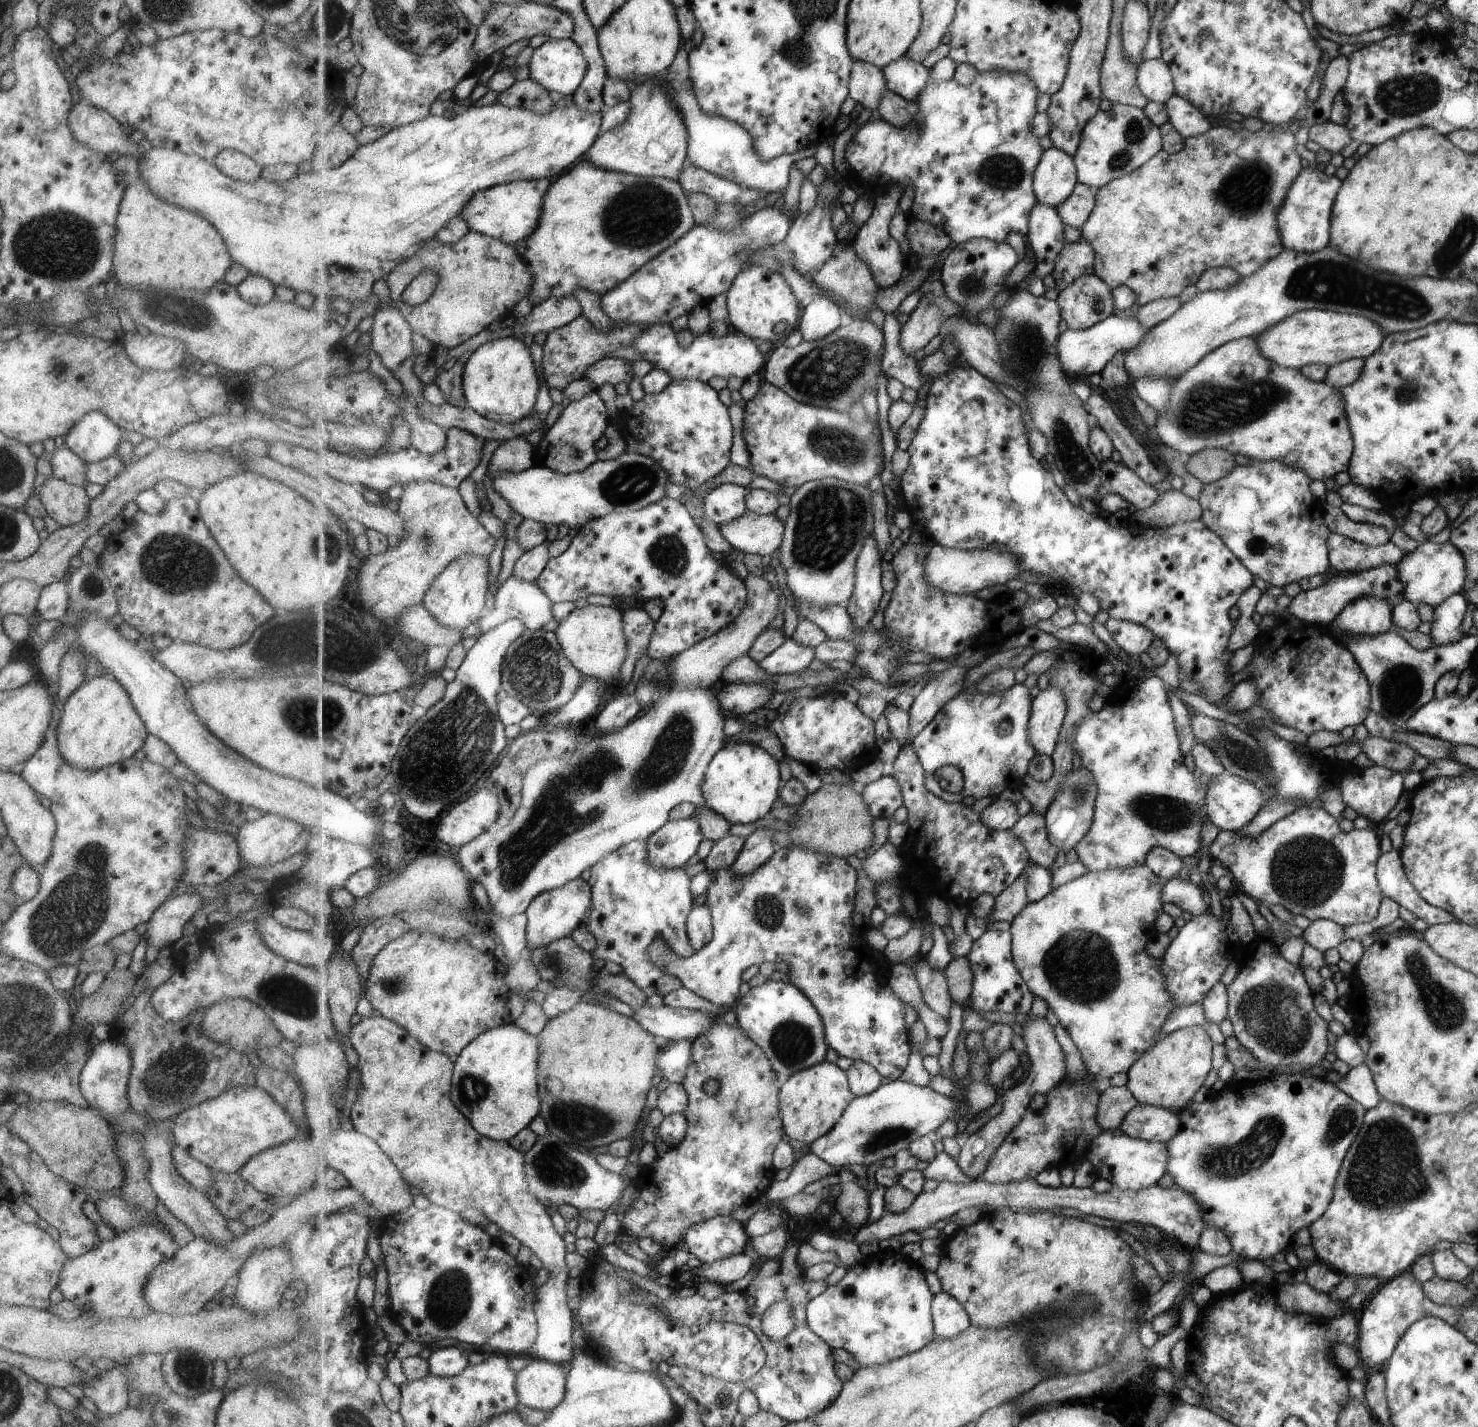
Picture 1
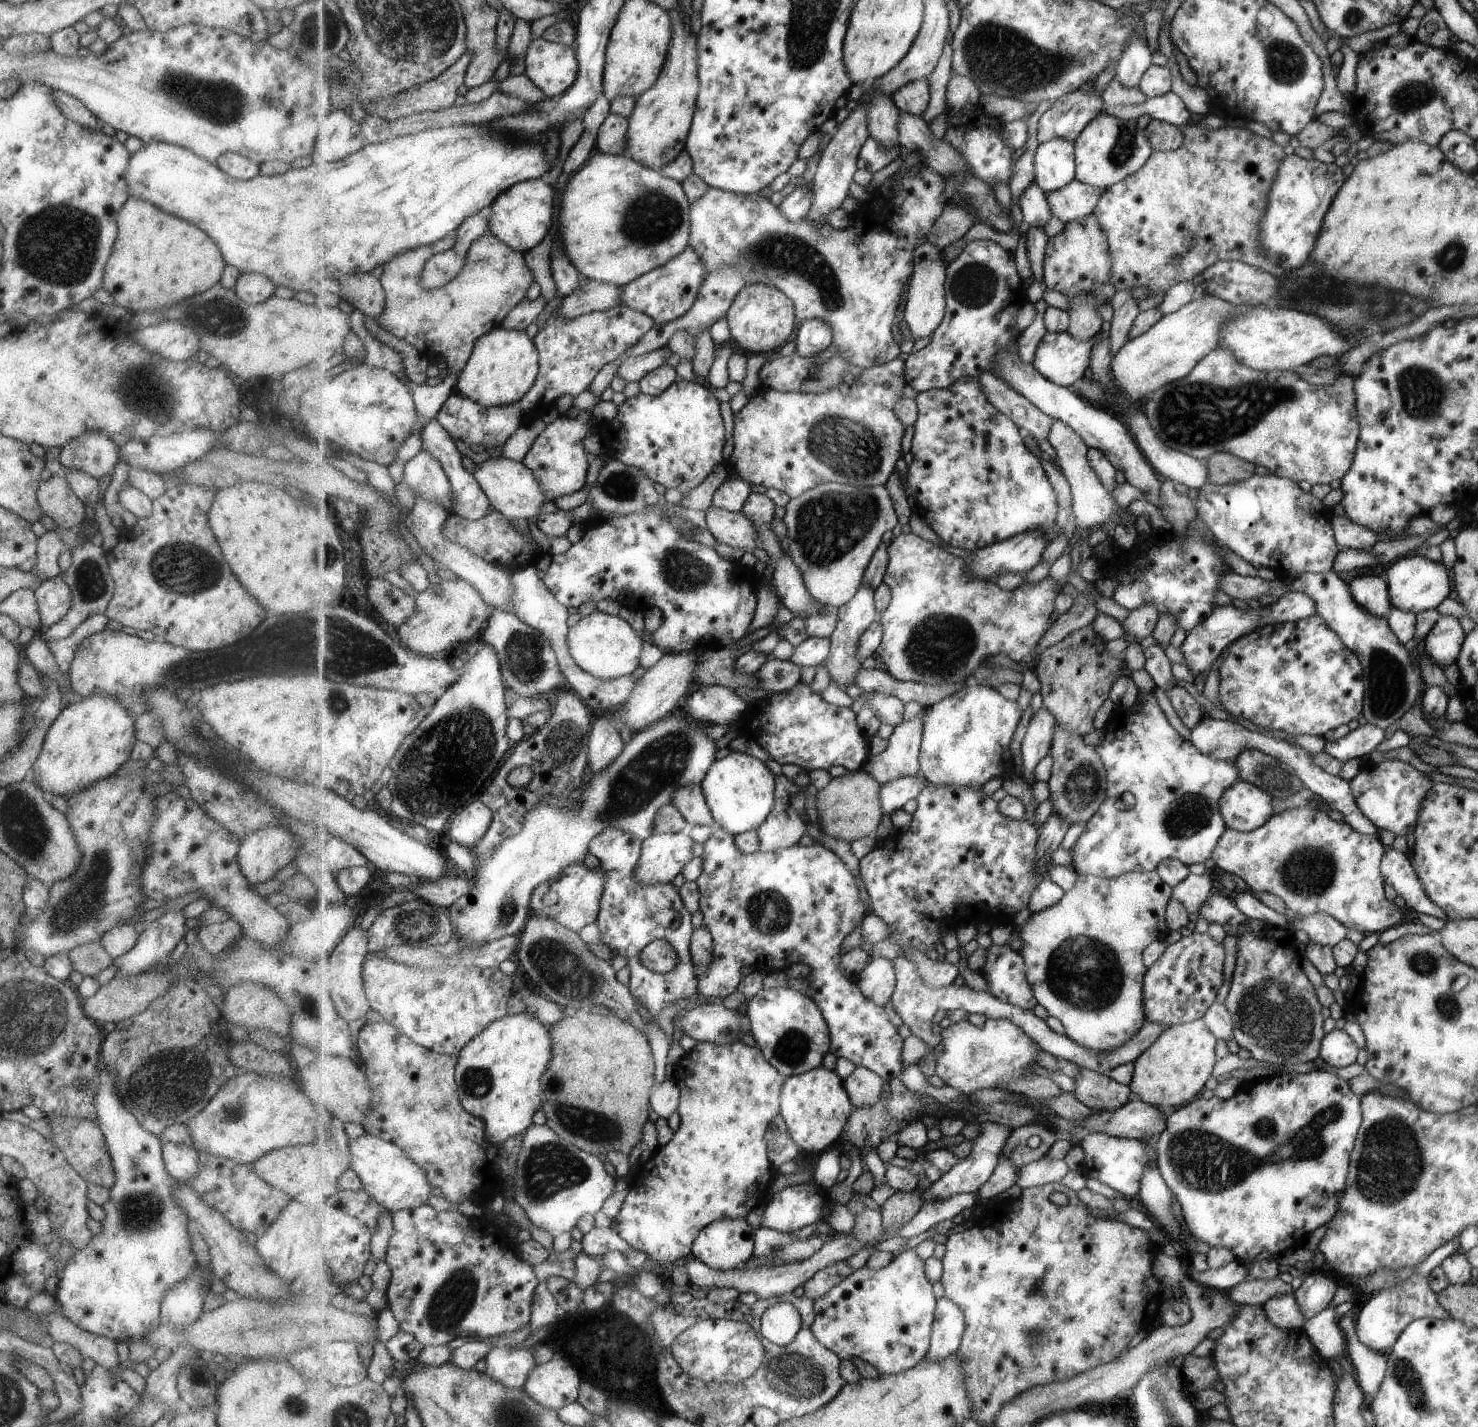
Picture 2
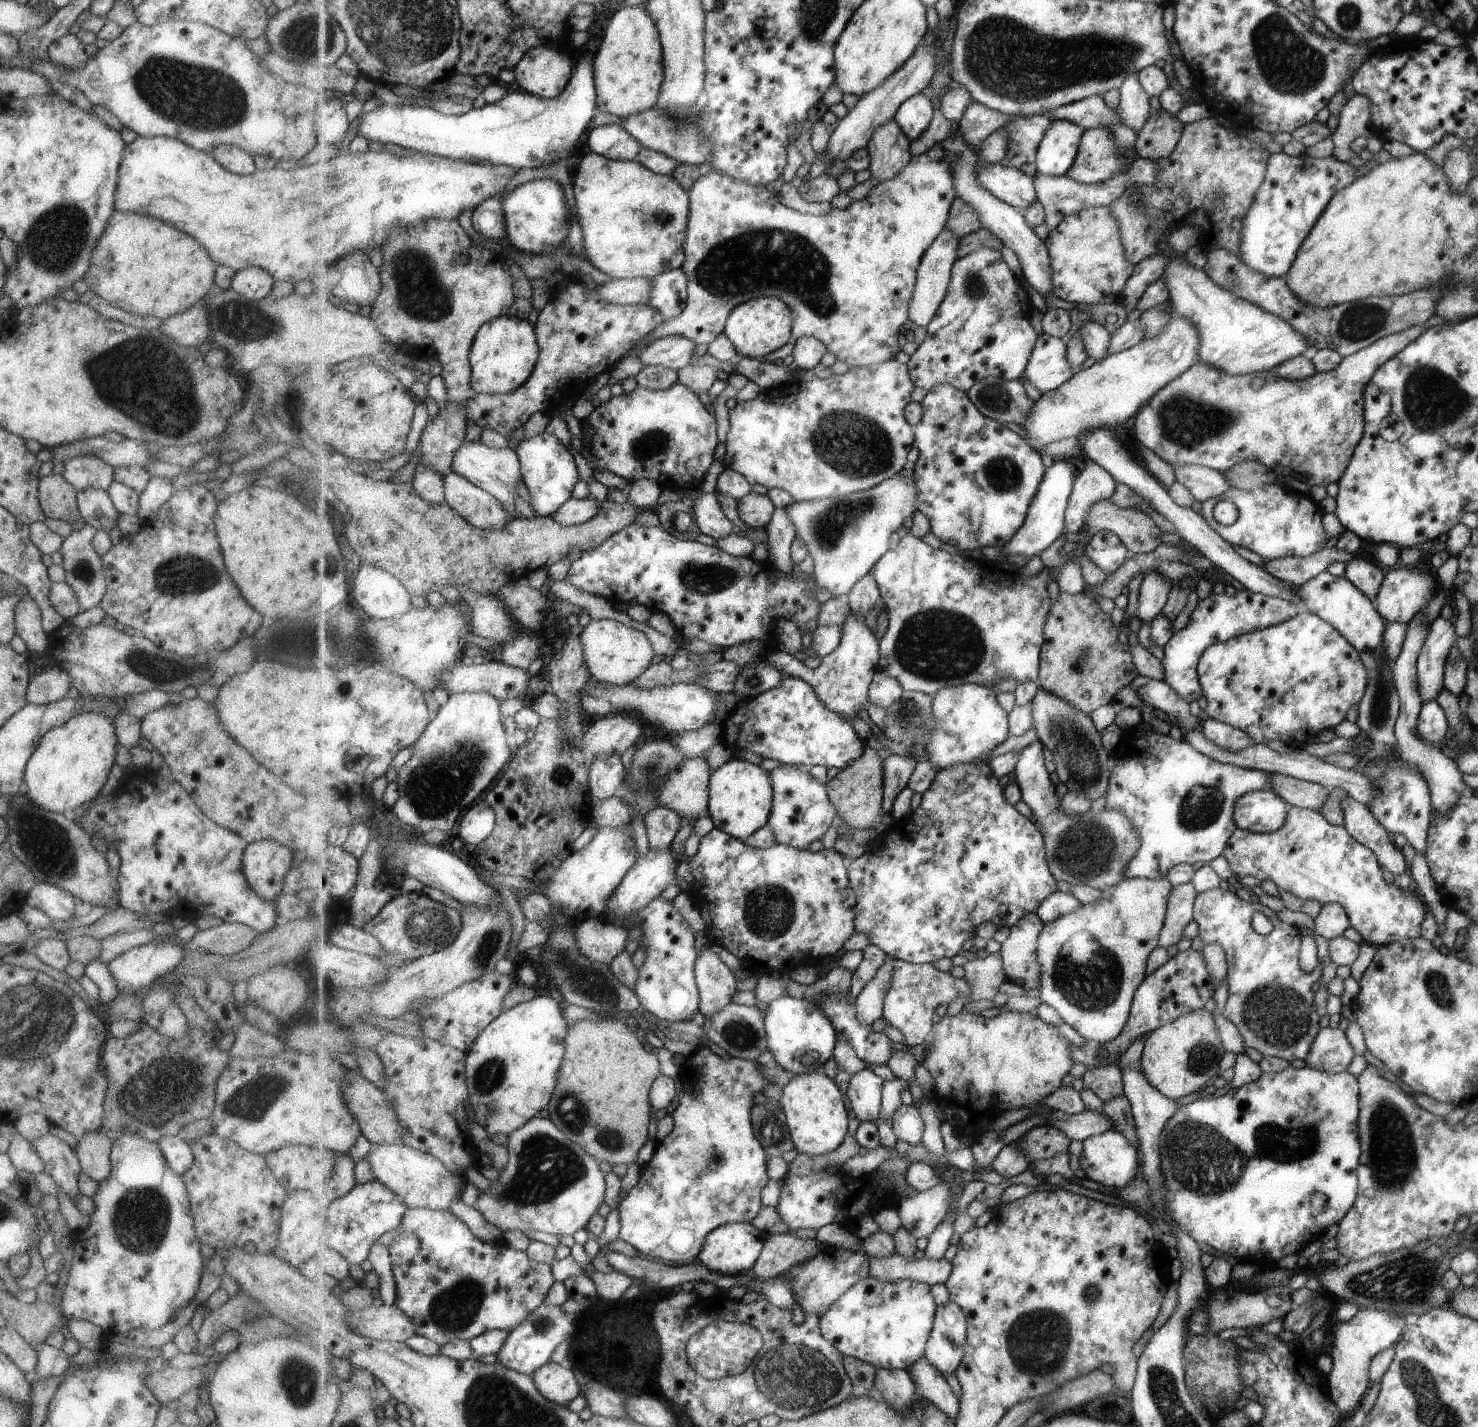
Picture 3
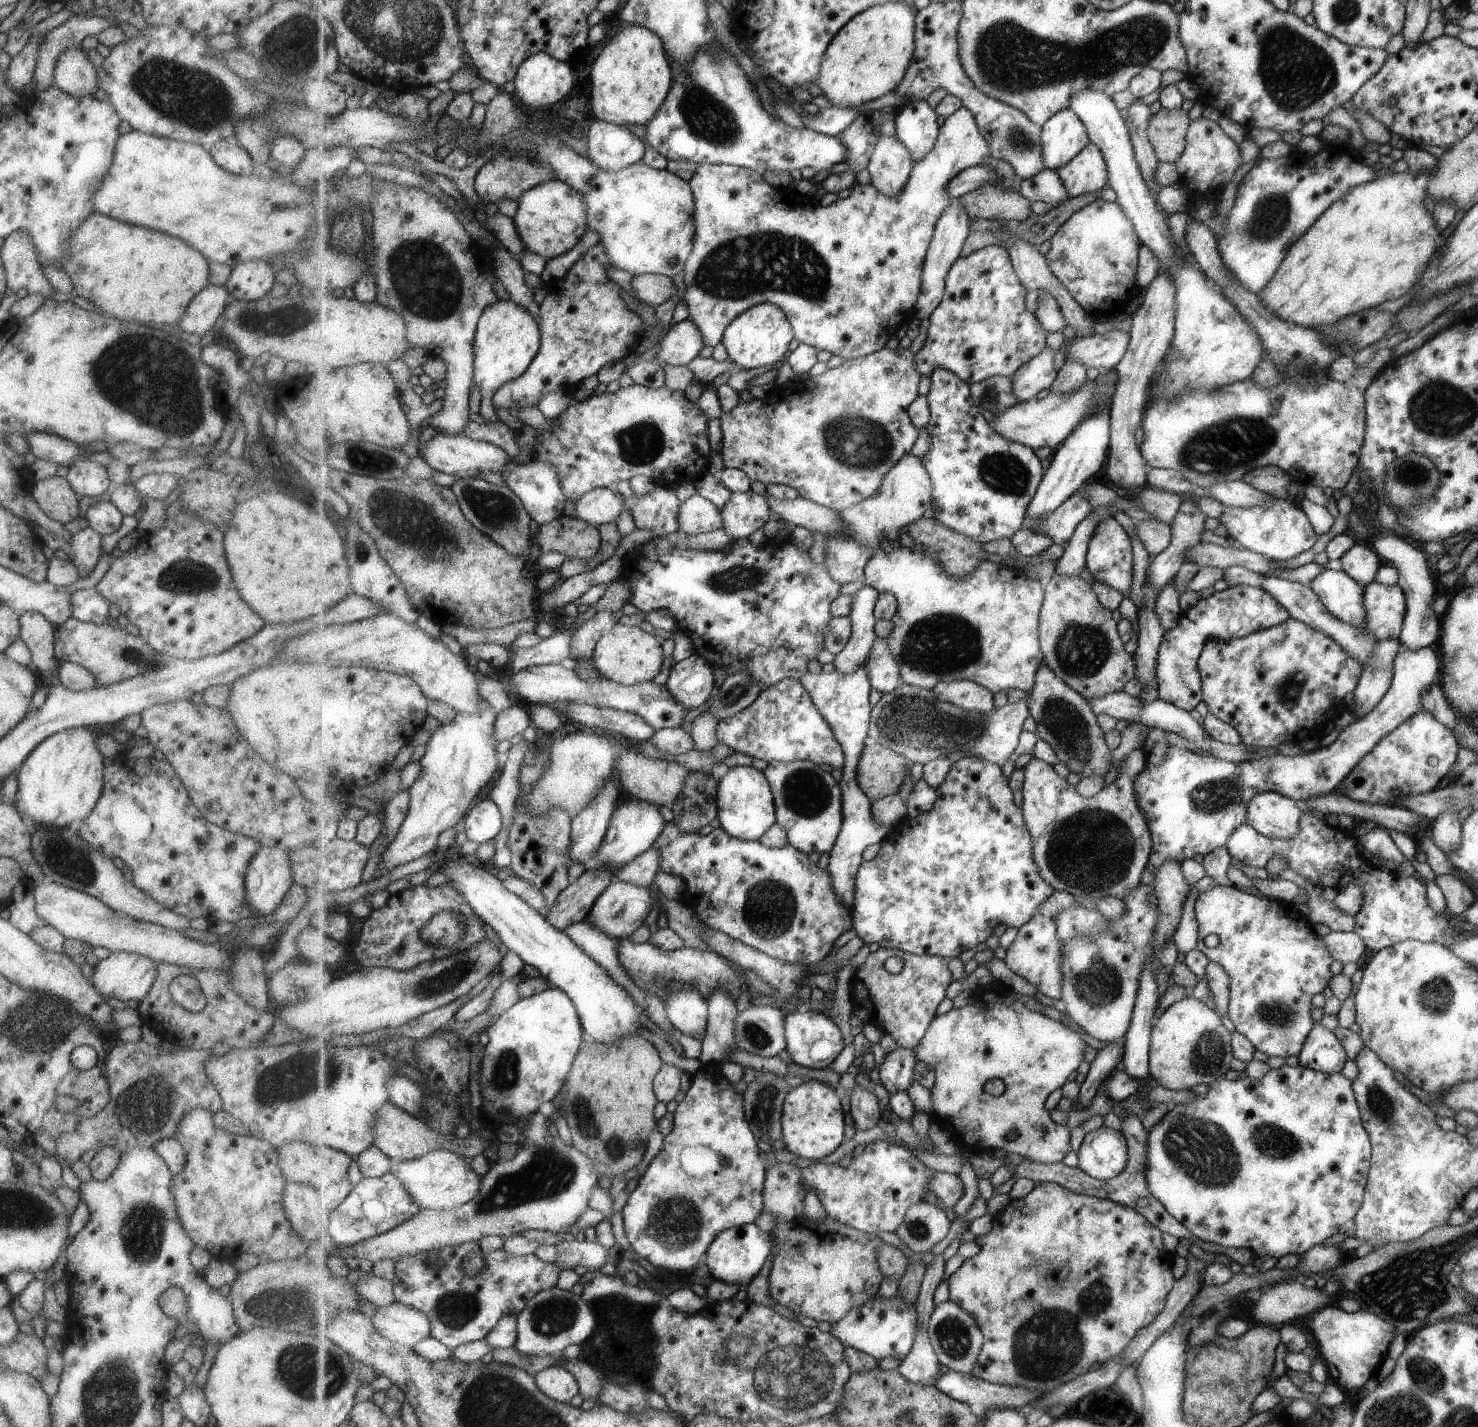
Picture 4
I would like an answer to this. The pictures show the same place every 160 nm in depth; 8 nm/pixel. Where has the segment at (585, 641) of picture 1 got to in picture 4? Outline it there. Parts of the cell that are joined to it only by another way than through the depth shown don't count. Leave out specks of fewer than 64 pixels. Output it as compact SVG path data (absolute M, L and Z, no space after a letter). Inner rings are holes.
M618 622L598 640L594 650L594 659L598 669L607 679L624 685L645 683L659 676L663 668L665 654L663 654L662 641L661 638L653 633L645 632L639 626L624 625Z

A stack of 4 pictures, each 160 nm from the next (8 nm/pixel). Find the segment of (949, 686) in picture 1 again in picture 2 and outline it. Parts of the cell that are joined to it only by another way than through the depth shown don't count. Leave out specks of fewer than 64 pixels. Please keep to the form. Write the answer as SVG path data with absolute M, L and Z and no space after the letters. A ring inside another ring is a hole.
M926 710L916 718L901 723L889 737L887 748L878 755L870 755L863 769L871 773L881 785L901 777L920 773L920 752Z

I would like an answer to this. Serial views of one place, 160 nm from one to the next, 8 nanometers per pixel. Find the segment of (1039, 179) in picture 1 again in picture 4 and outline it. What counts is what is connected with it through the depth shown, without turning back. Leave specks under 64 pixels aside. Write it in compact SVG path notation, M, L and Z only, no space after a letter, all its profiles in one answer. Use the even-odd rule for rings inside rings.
M1071 108L1054 114L1042 126L1043 154L1047 169L1071 162L1092 140L1081 117Z

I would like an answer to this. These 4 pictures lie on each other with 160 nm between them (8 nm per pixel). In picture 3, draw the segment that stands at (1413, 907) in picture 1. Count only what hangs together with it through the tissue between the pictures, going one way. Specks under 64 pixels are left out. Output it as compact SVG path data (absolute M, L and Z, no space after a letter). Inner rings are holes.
M1344 794L1339 799L1339 806L1343 813L1342 826L1354 840L1375 854L1381 868L1393 876L1408 872L1408 862L1402 856L1400 848L1393 844L1391 834L1371 816L1367 807L1348 795L1344 797Z

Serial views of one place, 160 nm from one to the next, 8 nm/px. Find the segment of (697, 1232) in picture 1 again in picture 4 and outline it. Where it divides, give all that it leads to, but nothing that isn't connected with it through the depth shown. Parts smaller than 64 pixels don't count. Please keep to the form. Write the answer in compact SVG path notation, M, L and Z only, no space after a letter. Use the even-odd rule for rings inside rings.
M755 1222L743 1227L731 1227L721 1232L709 1247L705 1259L710 1271L718 1281L736 1284L745 1289L765 1268L765 1262L769 1260L769 1256L773 1252L773 1245L773 1236L768 1232L763 1232Z

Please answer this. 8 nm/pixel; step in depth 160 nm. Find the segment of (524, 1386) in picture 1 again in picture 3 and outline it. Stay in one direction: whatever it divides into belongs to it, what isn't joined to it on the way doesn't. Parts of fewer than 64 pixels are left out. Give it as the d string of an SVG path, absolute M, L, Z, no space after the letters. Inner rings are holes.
M552 1361L546 1363L535 1375L532 1376L539 1392L556 1404L569 1406L577 1396L583 1395L579 1382L573 1374L573 1369L561 1363Z

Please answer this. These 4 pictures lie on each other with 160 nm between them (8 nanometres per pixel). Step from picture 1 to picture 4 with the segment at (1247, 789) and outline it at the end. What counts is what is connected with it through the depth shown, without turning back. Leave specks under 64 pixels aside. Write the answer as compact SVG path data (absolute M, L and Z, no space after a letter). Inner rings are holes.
M1267 791L1248 804L1246 823L1270 839L1293 839L1304 814L1305 808L1299 801Z

